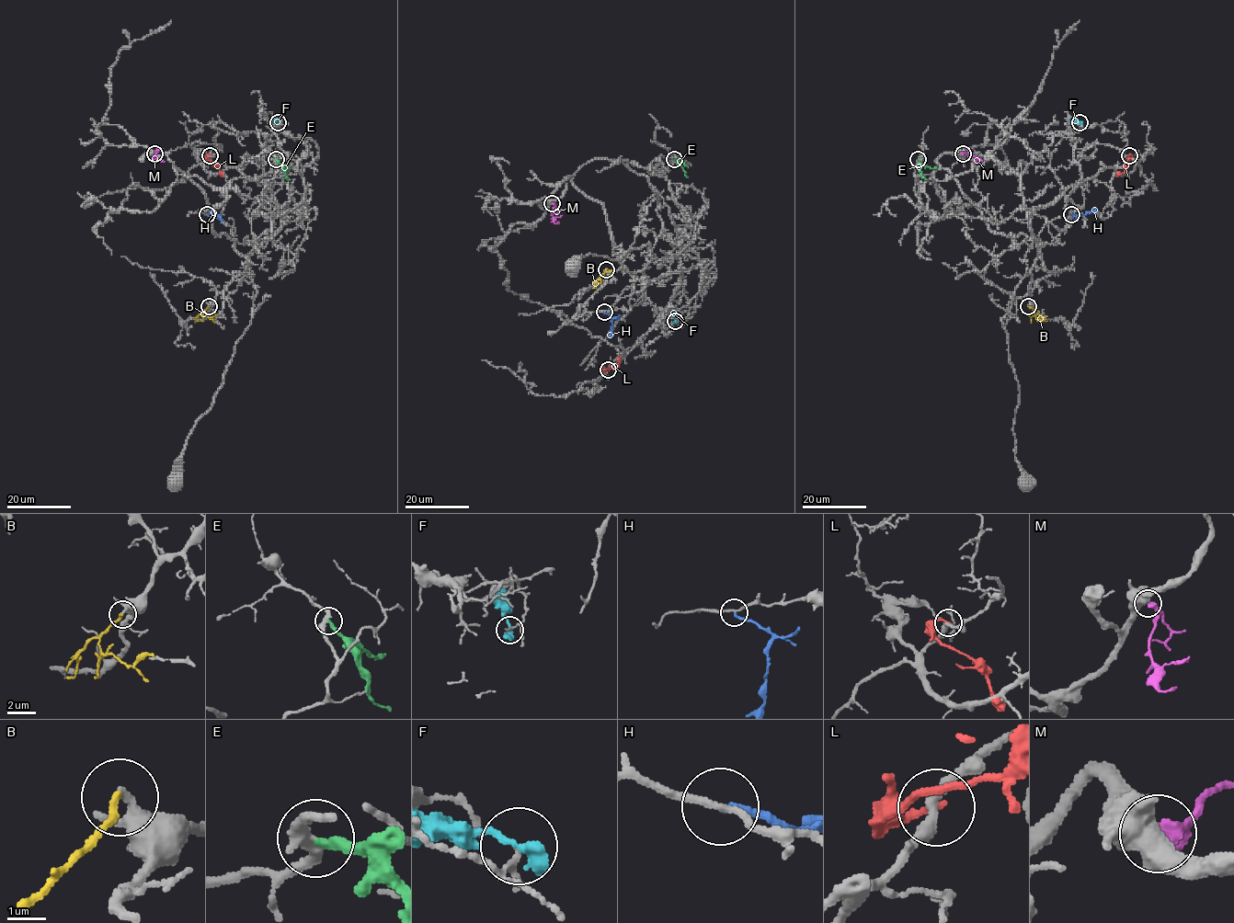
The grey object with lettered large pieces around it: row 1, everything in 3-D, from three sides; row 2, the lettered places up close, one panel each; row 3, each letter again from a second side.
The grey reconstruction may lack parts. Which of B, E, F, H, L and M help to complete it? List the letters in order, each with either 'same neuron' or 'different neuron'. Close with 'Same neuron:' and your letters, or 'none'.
B: different neuron
E: different neuron
F: different neuron
H: different neuron
L: different neuron
M: different neuron
Same neuron: none

